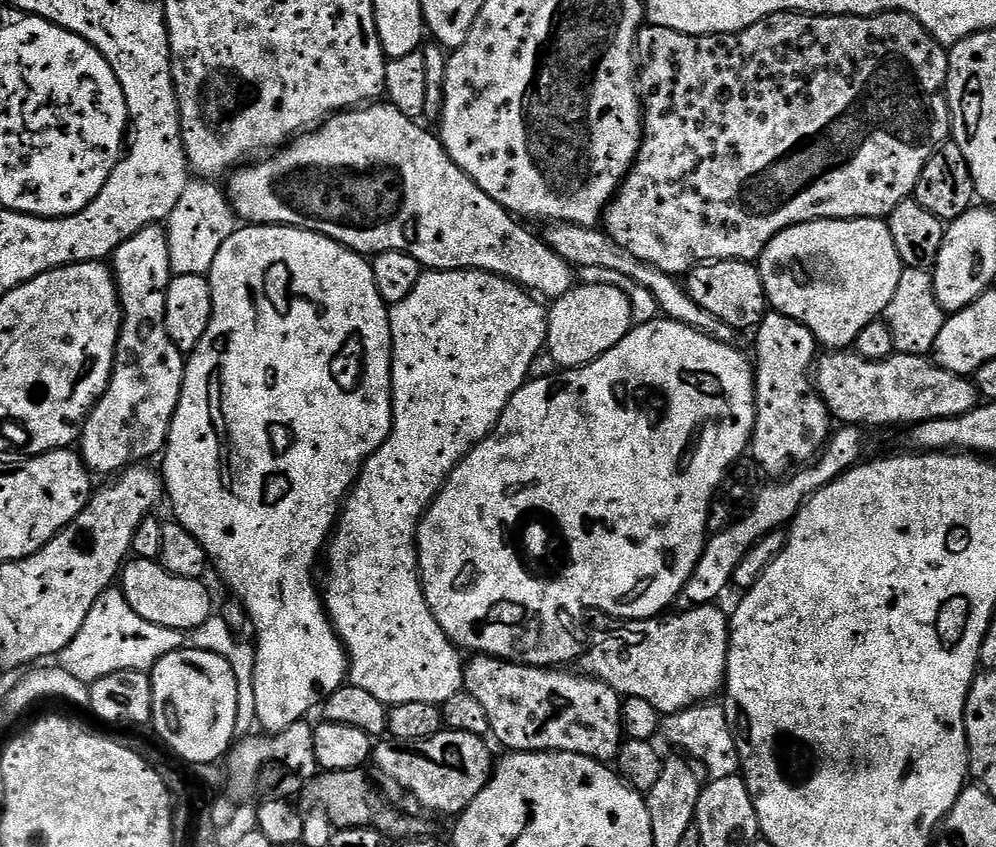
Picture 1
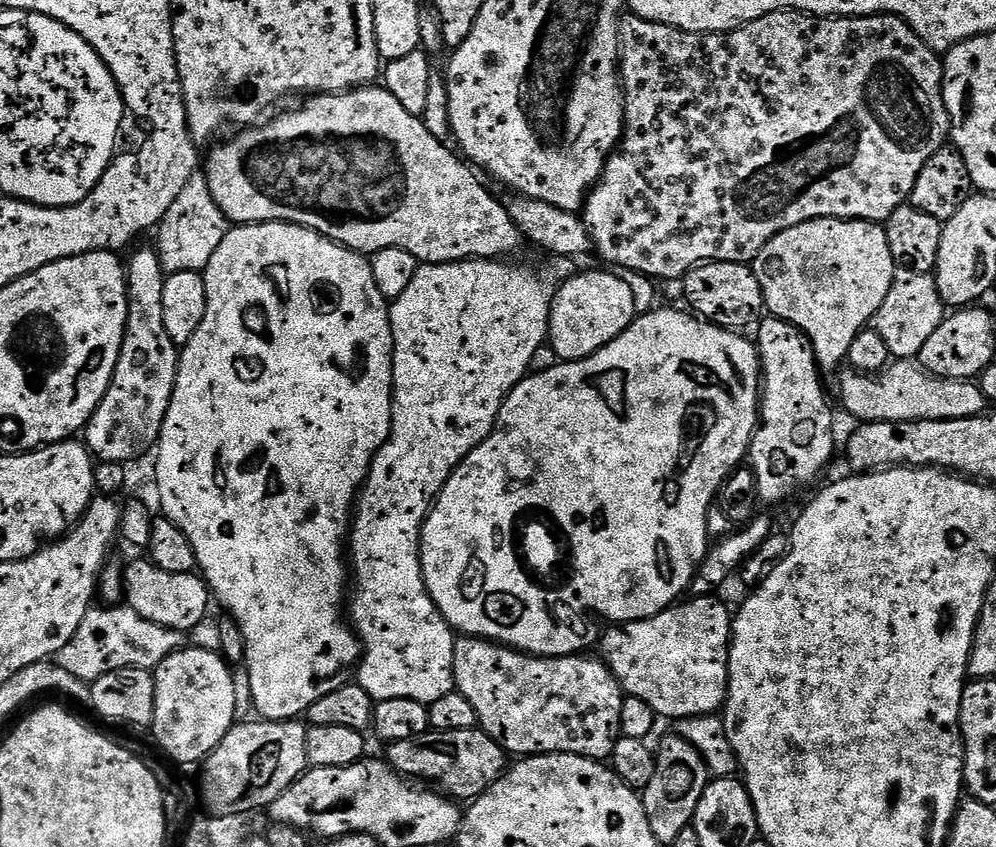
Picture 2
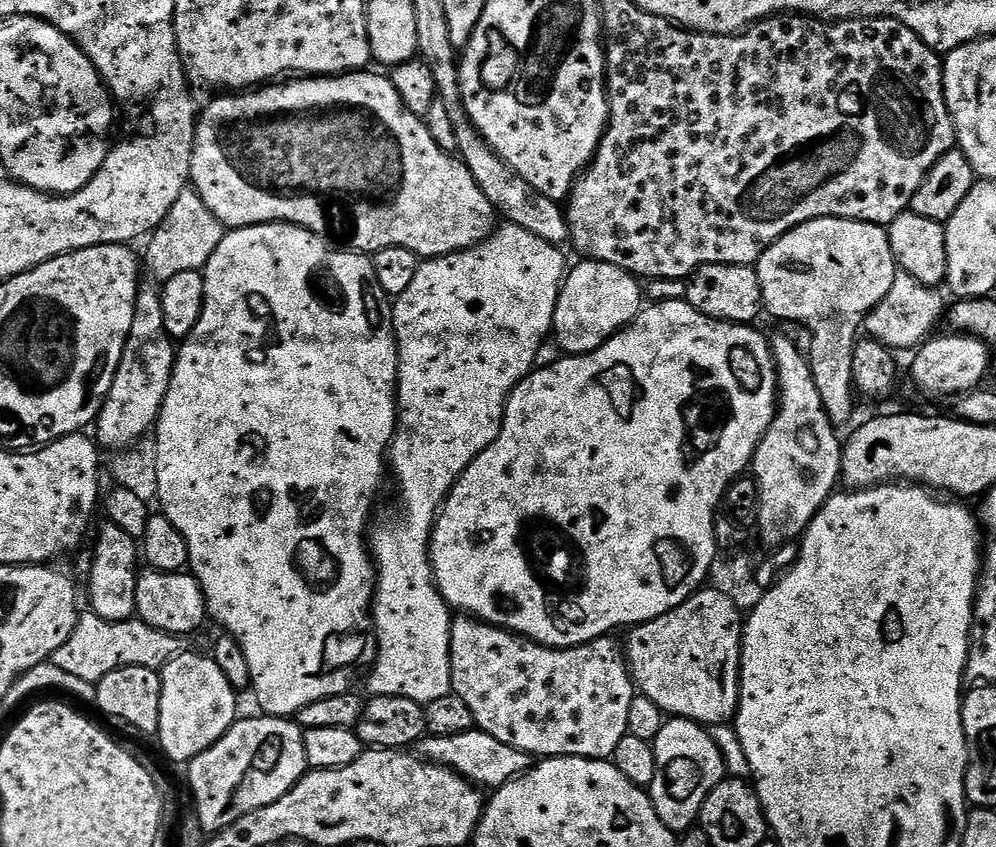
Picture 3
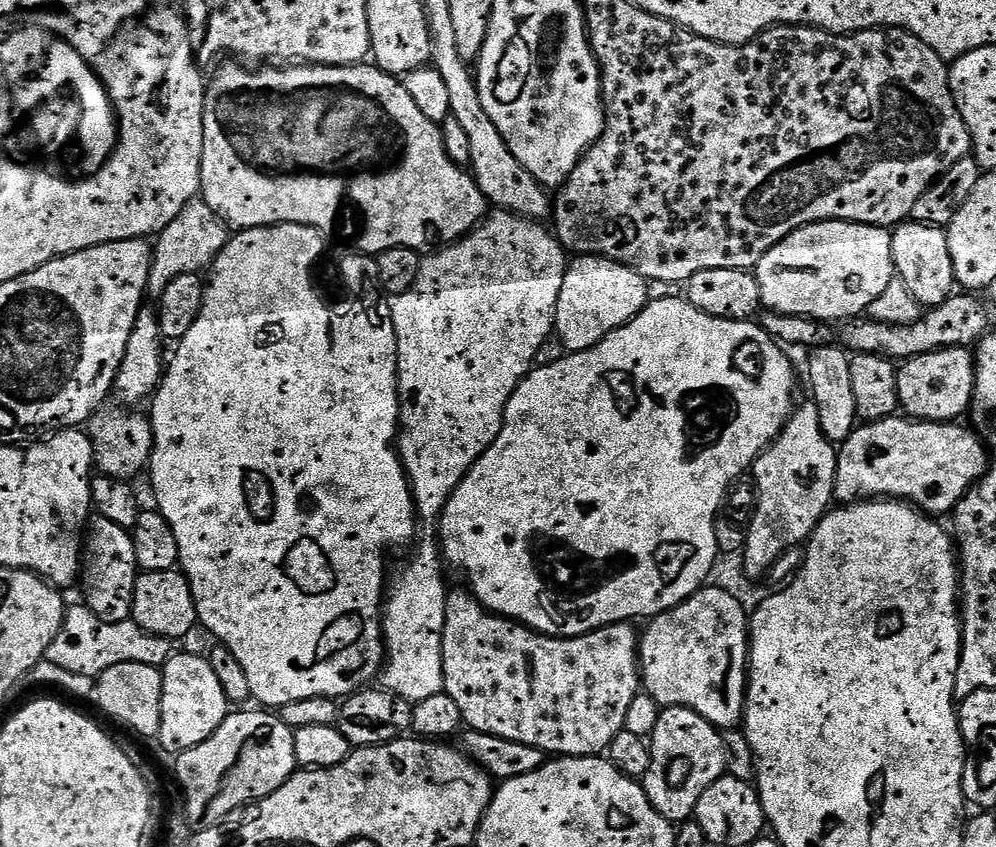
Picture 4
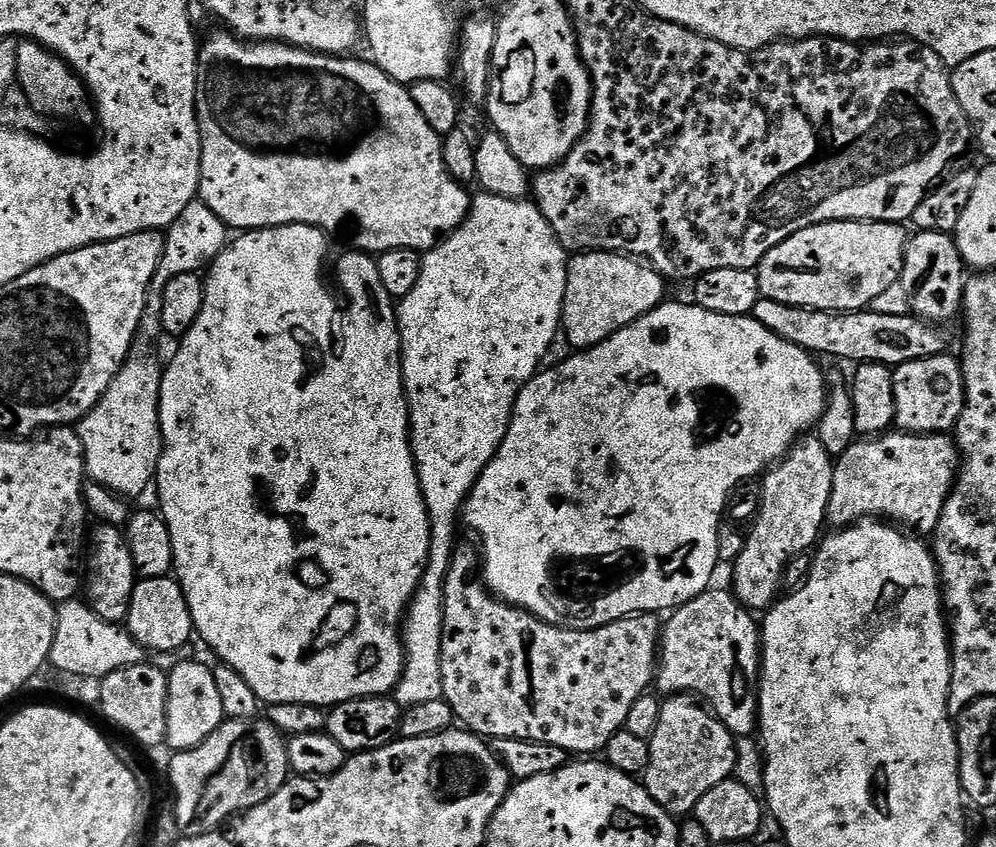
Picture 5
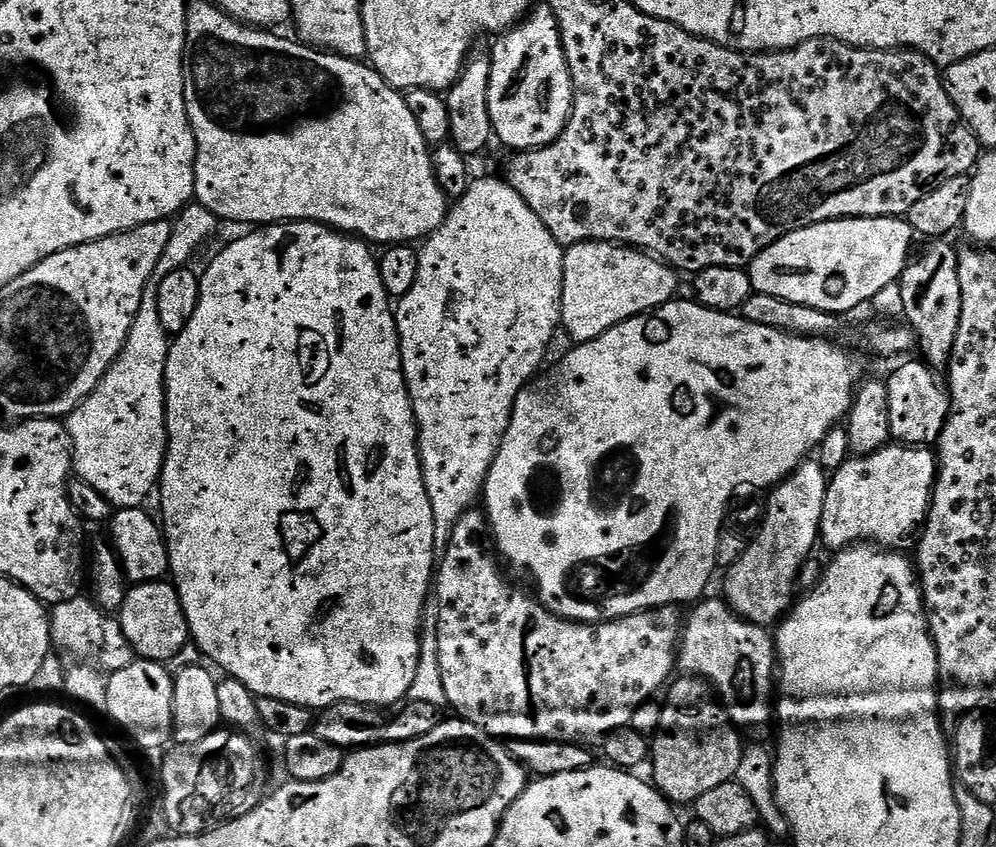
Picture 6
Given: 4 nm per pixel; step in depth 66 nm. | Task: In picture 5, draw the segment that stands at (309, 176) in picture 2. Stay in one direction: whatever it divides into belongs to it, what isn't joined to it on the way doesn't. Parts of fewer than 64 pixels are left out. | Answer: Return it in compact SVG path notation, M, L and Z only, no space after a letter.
M219 30L213 36L203 37L198 48L198 63L196 65L196 117L200 127L200 141L202 142L202 158L200 159L200 190L199 199L203 200L222 222L227 224L232 230L259 230L262 228L281 228L283 224L309 224L312 228L319 228L325 234L341 232L344 236L349 236L353 240L355 247L359 251L369 254L379 254L386 250L398 250L399 248L409 248L421 254L432 251L448 233L453 232L458 225L463 222L468 211L472 208L473 197L468 196L469 189L465 185L458 183L446 170L446 164L442 158L442 137L437 132L430 130L430 124L426 118L422 118L422 110L414 106L414 98L411 91L405 85L399 84L396 80L391 80L375 62L364 60L348 60L352 58L341 58L339 56L326 56L322 52L307 52L304 48L293 48L291 44L277 44L275 42L249 42L241 40L239 36L228 30Z

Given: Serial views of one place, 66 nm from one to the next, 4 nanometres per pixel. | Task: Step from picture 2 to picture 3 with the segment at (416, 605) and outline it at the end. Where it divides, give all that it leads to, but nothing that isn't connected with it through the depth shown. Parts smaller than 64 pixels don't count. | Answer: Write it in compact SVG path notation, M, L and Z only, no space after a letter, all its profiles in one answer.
M504 222L473 248L425 259L406 294L395 297L392 304L400 370L398 423L390 445L390 472L400 483L404 521L397 526L396 536L376 536L370 540L370 555L376 569L371 610L376 663L367 673L372 696L410 698L426 706L453 692L450 634L454 612L436 589L432 576L432 528L460 475L498 438L509 394L536 368L534 354L538 354L538 346L552 332L554 310L566 275L566 263L560 252L563 251L557 245L542 242L530 230Z

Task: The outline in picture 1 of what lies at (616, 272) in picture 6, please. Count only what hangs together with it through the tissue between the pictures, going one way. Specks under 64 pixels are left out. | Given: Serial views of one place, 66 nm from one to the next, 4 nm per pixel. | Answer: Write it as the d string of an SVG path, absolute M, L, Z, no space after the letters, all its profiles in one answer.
M577 283L569 292L551 301L546 351L561 369L580 368L618 346L633 326L632 304L622 289L612 284Z

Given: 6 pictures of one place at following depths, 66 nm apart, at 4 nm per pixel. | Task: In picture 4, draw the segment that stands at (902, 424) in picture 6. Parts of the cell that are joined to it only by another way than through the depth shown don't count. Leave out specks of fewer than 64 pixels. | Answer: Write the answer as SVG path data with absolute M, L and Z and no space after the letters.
M943 348L930 354L903 361L898 368L900 408L913 420L929 420L932 424L959 421L964 411L972 408L976 385L976 362L966 348Z

